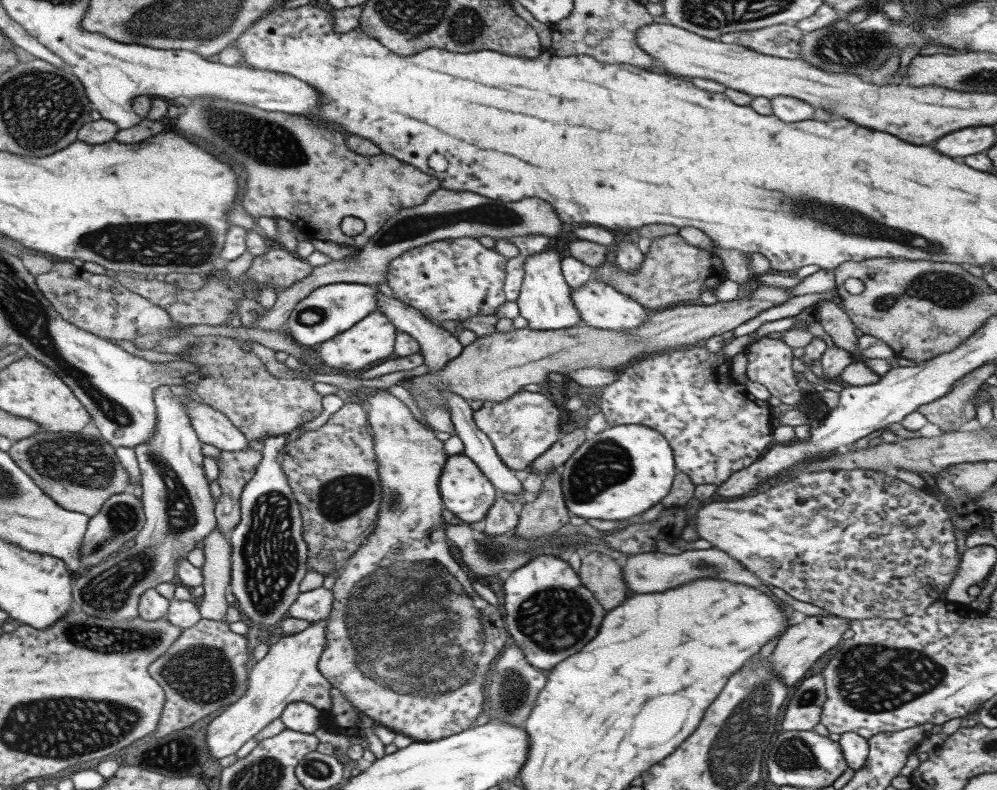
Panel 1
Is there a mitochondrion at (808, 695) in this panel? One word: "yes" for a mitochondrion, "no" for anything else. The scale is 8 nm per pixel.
yes

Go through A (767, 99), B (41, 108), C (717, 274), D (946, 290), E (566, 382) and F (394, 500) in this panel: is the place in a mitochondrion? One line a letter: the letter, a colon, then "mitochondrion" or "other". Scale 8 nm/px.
A: other
B: mitochondrion
C: other
D: mitochondrion
E: other
F: mitochondrion

